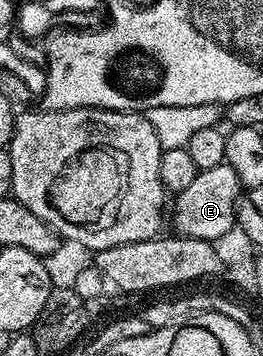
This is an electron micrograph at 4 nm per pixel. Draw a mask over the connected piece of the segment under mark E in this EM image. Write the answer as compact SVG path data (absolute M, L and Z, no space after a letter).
M228 163L213 166L210 170L199 170L196 173L194 182L190 182L190 186L186 186L186 190L175 193L174 200L176 205L173 206L172 212L170 208L170 224L173 224L175 231L182 236L190 238L198 238L199 240L210 240L220 242L220 239L227 234L231 228L237 227L236 222L236 205L242 195L242 187L240 180L234 169Z

